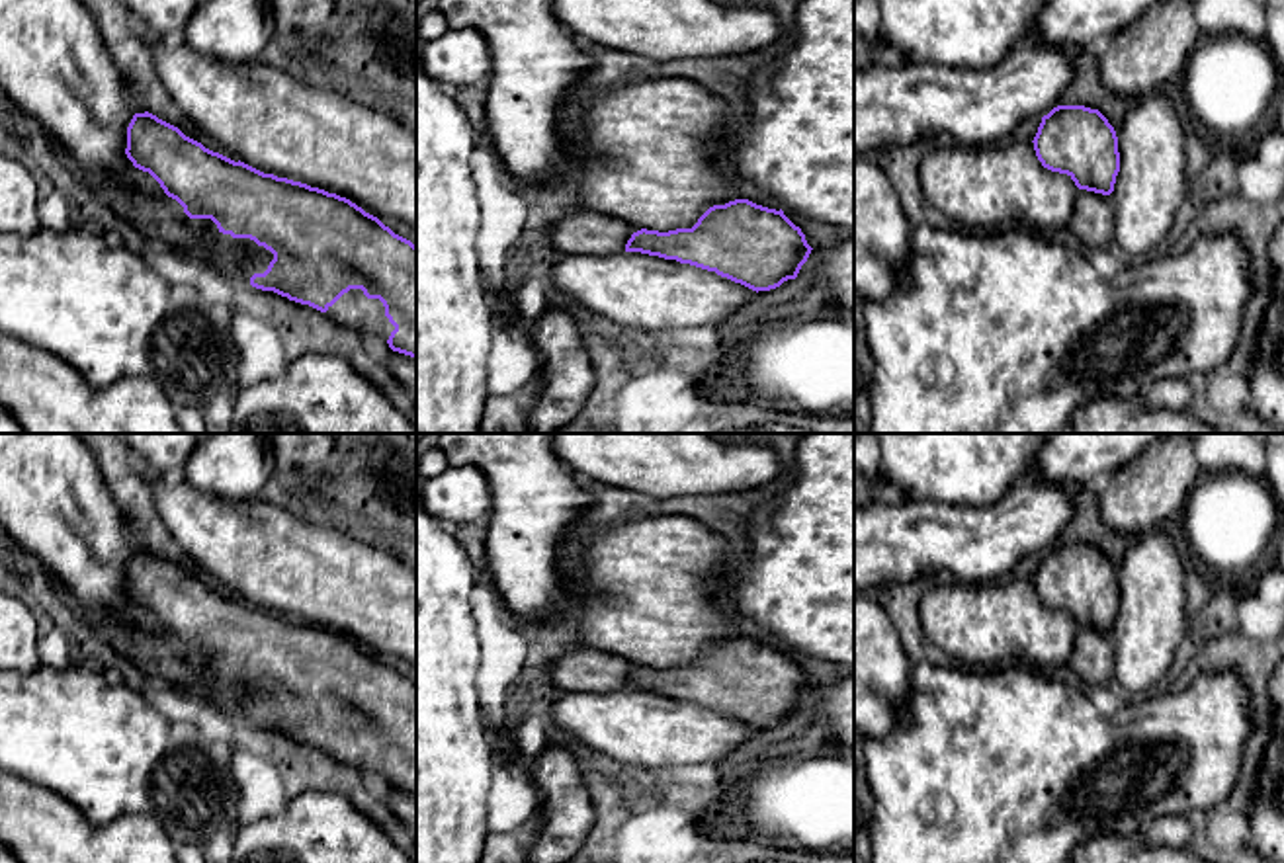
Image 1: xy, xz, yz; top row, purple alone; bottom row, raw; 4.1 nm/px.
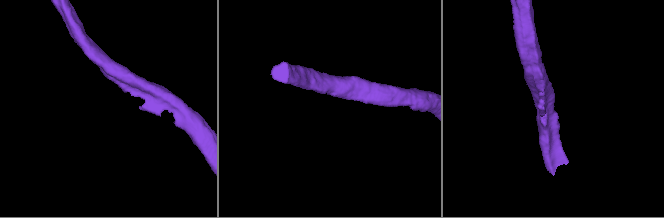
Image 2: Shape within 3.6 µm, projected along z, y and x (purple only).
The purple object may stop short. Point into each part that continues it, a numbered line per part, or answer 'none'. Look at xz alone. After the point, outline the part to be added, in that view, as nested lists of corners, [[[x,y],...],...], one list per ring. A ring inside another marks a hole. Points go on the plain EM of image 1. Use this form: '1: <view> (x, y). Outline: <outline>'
1: xz (587, 670). Outline: [[[596,648],[573,650],[543,664],[551,695],[623,689],[633,668],[625,658]]]

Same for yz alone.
1: yz (1093, 655). Outline: [[[1079,627],[1069,666],[1085,685],[1106,685],[1114,678],[1110,633]]]

